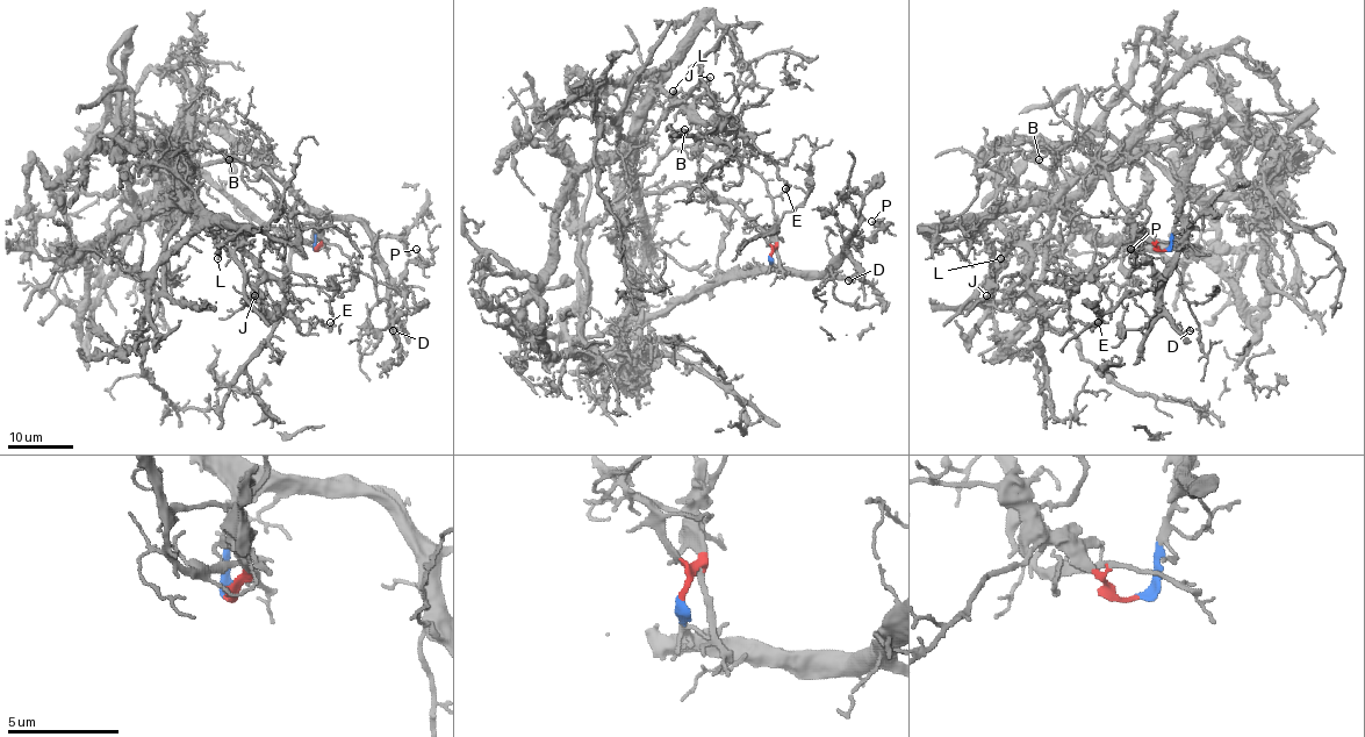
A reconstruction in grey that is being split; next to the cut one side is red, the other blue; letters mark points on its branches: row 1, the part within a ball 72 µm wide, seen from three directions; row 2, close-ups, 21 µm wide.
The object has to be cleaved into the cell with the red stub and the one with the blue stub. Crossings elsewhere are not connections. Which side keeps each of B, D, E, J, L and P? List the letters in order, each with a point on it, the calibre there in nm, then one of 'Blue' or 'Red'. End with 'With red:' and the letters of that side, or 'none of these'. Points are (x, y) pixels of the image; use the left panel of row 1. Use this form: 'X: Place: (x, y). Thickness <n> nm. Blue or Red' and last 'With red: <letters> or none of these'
B: Place: (229, 159). Thickness 240 nm. Red
D: Place: (393, 330). Thickness 100 nm. Blue
E: Place: (330, 322). Thickness 110 nm. Red
J: Place: (254, 295). Thickness 100 nm. Blue
L: Place: (217, 258). Thickness 160 nm. Blue
P: Place: (416, 249). Thickness 100 nm. Blue
With red: B, E

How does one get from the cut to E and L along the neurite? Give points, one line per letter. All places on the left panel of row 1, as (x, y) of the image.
E: (315, 250), (248, 164), (186, 166), (174, 197), (279, 285), (304, 335), (329, 322)
L: (315, 250), (316, 217), (243, 150), (189, 117), (166, 159), (177, 192), (218, 245), (217, 258)

